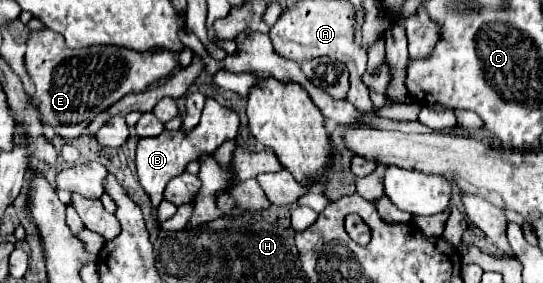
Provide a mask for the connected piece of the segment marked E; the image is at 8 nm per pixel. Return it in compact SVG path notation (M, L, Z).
M50 28L34 30L26 50L26 70L36 86L36 98L42 118L64 140L78 138L84 128L130 92L142 92L150 84L166 78L178 66L178 52L170 50L126 50L124 46L88 46L70 50L62 34Z

